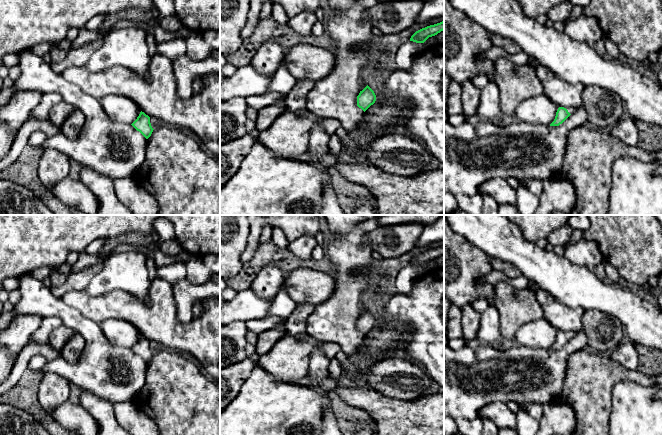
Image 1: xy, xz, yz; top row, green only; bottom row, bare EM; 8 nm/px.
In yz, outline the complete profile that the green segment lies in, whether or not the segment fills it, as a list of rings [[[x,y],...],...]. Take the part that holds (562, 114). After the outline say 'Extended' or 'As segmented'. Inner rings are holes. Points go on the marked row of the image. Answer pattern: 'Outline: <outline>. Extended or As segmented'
Outline: [[[582,105],[573,114],[559,107],[550,125],[518,120],[506,126],[500,126],[492,120],[479,120],[475,124],[465,121],[458,126],[444,123],[444,192],[454,196],[473,196],[487,180],[515,177],[520,182],[516,189],[518,210],[521,215],[534,215],[540,202],[539,197],[522,182],[526,179],[544,181],[552,178],[562,167],[569,132],[583,126],[587,118],[588,114]]]. Extended

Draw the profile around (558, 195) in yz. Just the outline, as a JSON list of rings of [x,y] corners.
[[[548,178],[543,181],[543,189],[539,201],[534,215],[551,215],[554,212],[568,215],[575,204],[574,187],[565,179]]]

